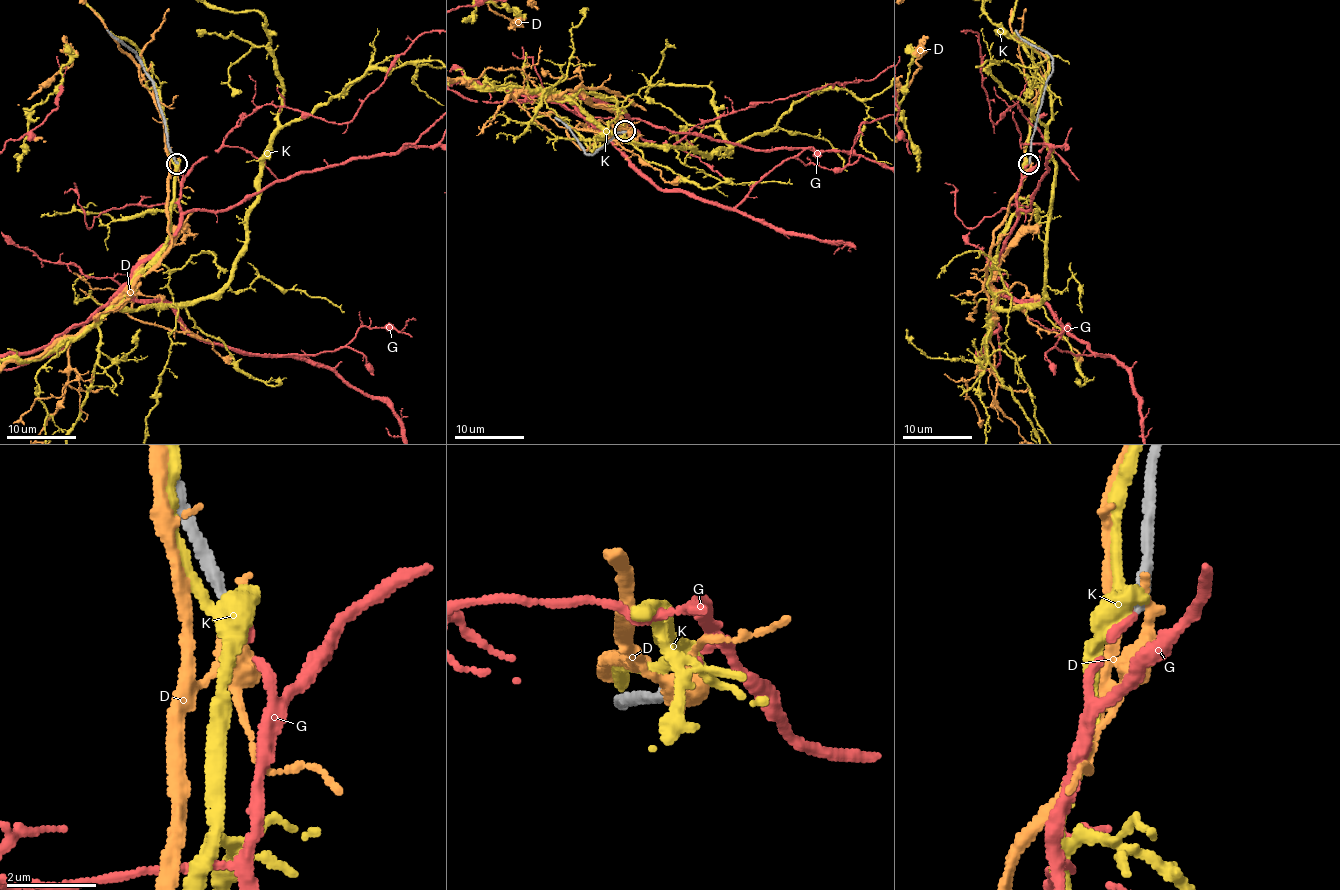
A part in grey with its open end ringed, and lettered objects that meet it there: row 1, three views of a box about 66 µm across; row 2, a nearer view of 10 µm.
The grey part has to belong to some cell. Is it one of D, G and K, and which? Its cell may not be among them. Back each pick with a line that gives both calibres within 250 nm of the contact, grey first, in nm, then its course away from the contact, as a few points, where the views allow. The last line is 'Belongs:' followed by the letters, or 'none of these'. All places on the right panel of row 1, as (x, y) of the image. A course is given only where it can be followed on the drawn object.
G: 280 nm thick on the grey side, 220 nm on the other
Belongs: G

